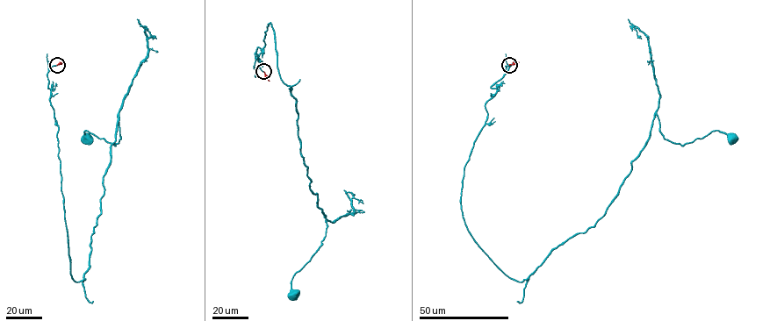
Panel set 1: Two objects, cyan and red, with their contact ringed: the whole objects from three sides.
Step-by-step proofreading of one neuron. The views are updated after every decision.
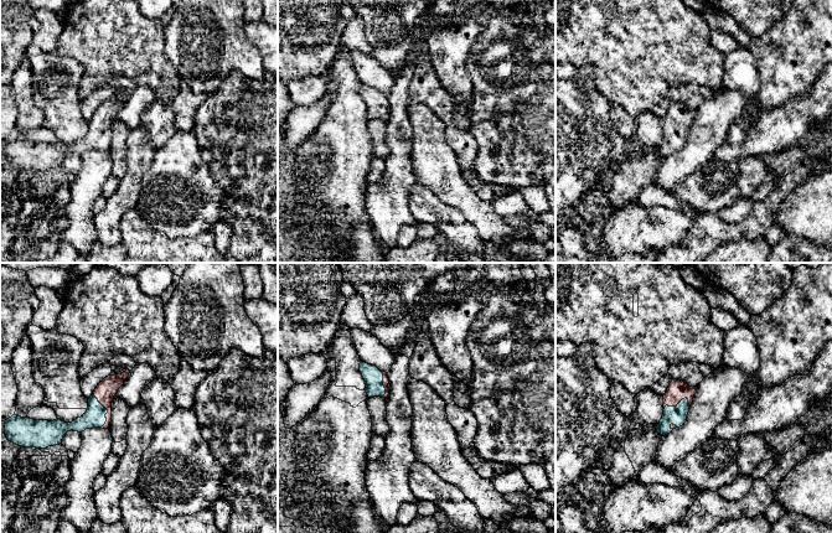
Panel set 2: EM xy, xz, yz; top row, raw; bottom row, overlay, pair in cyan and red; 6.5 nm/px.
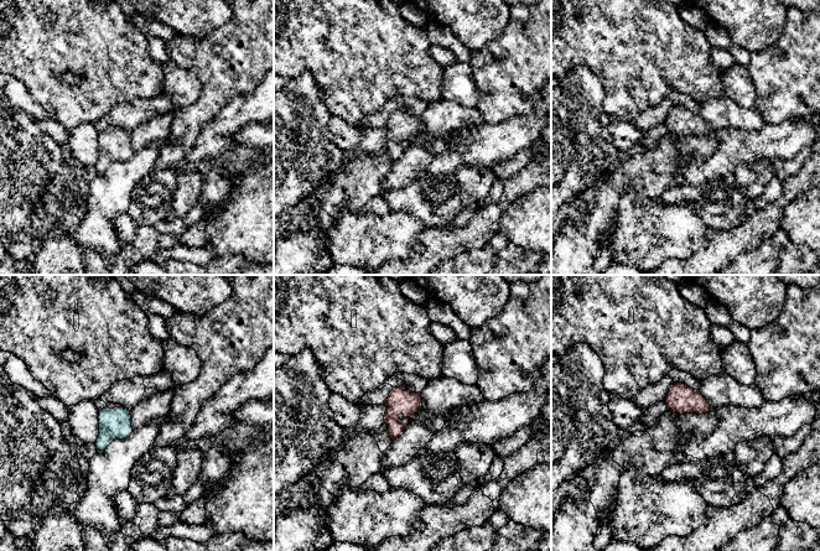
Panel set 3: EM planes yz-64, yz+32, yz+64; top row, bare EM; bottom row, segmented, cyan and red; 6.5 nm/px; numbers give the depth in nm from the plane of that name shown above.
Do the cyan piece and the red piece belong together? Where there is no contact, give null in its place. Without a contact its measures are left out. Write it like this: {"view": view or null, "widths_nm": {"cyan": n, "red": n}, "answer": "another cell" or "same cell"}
{"view": "yz", "widths_nm": {"cyan": 130, "red": 130}, "answer": "same cell"}

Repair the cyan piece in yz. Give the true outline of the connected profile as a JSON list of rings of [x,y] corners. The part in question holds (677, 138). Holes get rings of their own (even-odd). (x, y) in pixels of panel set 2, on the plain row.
[[[672,102],[663,118],[663,138],[656,149],[661,159],[687,144],[687,138],[698,109],[689,109],[683,103]]]

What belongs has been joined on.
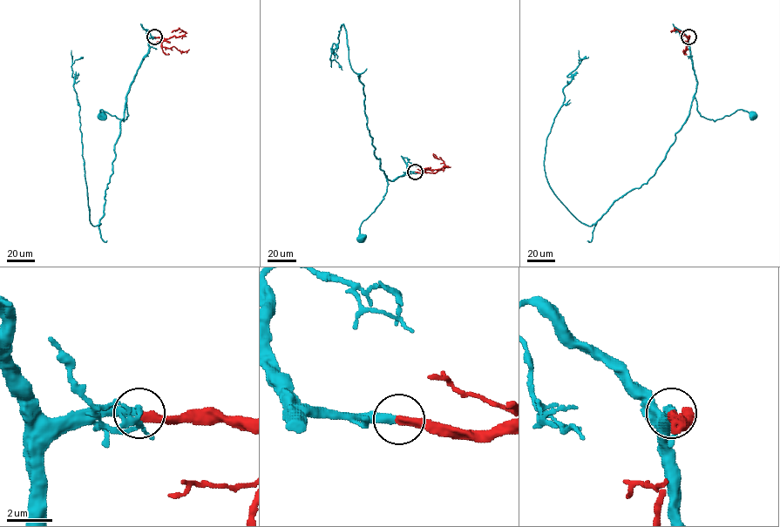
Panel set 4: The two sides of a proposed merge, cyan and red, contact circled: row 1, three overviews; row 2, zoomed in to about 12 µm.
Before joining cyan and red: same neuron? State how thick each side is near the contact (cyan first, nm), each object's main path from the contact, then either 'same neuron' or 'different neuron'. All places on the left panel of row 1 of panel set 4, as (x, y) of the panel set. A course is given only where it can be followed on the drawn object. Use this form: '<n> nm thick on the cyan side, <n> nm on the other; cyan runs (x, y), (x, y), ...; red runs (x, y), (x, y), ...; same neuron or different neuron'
400 nm thick on the cyan side, 400 nm on the other; cyan runs (154, 37), (149, 39), (148, 52), (126, 96), (125, 119), (122, 120), (101, 109), (102, 114); red runs (154, 37), (169, 38), (179, 37), (185, 32), (179, 29), (172, 32); same neuron

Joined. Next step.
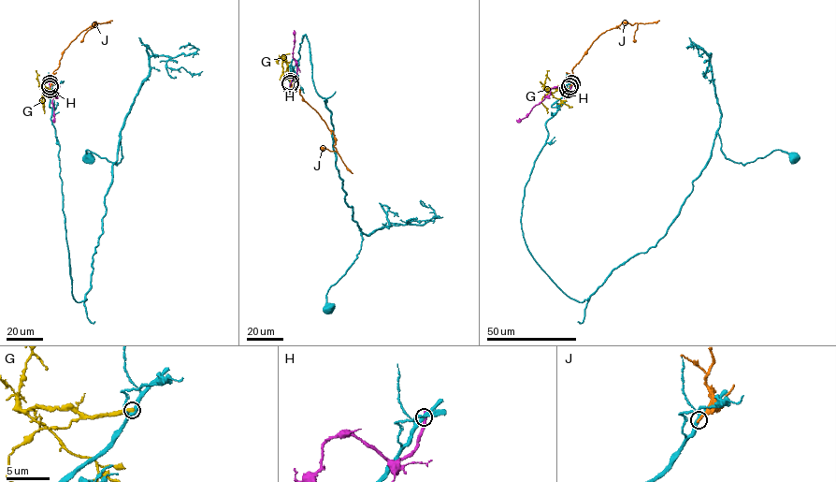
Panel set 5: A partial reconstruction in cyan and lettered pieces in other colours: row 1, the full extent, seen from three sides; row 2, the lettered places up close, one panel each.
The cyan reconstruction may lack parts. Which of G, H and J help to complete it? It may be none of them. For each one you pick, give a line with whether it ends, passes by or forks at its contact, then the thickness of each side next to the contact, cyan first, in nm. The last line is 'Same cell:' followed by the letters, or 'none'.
Same cell: none

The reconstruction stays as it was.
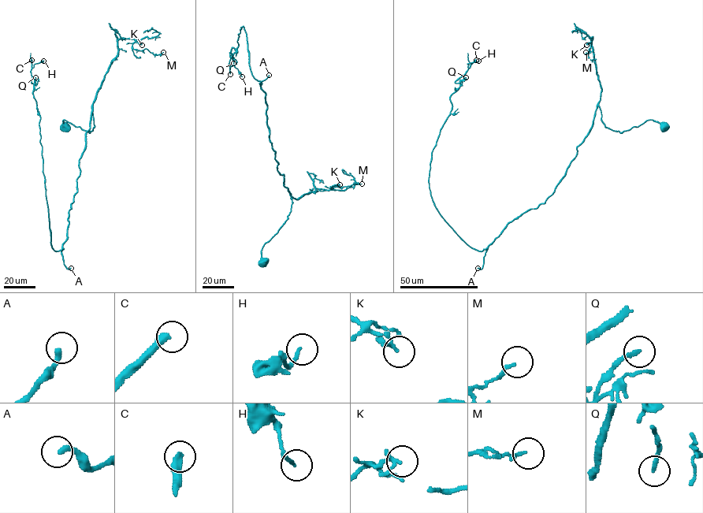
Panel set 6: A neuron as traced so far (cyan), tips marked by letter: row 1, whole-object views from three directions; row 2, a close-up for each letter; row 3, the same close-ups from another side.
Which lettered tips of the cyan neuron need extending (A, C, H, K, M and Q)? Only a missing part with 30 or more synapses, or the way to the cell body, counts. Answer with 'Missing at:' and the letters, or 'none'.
Missing at: A, C, Q

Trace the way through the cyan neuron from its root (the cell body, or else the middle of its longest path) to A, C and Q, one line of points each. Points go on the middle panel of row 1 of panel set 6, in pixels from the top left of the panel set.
A: (263, 262), (262, 247), (287, 218), (292, 203), (269, 139), (265, 93), (259, 84), (269, 75)
C: (263, 262), (262, 247), (292, 202), (277, 170), (265, 92), (252, 75), (243, 27), (229, 53), (230, 74)
Q: (263, 262), (262, 247), (292, 202), (277, 170), (265, 92), (252, 75), (243, 27), (231, 50), (233, 63)

